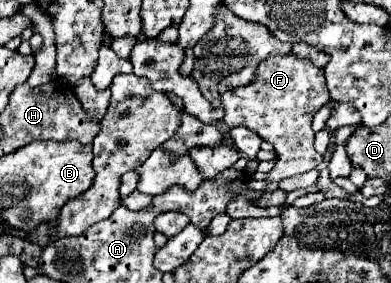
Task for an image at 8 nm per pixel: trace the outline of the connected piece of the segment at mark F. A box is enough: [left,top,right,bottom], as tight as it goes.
[221,53,331,183]

